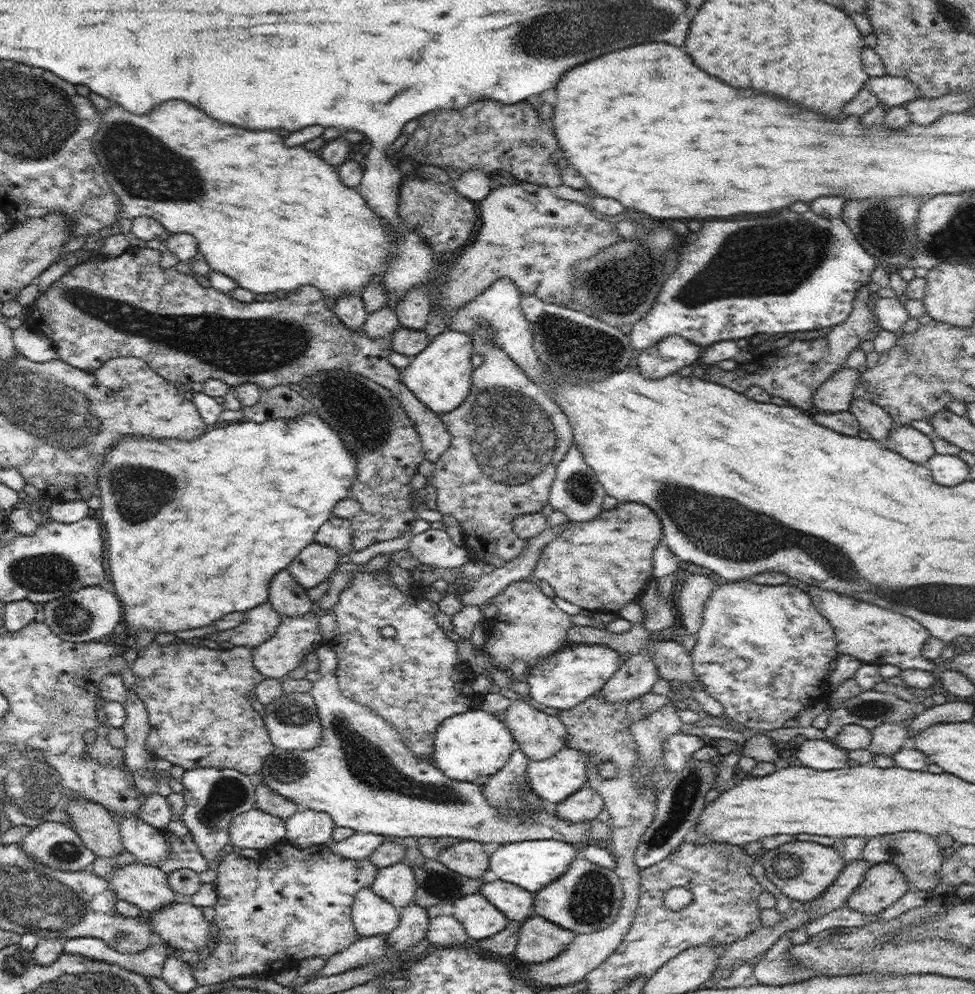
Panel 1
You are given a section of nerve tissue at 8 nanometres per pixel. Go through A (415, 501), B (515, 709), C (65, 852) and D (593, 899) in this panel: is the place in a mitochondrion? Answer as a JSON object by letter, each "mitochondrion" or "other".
{"A":"other","B":"other","C":"mitochondrion","D":"mitochondrion"}

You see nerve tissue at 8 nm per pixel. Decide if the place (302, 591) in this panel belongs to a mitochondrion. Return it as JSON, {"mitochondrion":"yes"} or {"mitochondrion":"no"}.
{"mitochondrion":"no"}

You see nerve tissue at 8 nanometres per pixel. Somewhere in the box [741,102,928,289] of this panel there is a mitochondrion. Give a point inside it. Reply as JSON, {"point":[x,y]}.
{"point":[888,233]}

